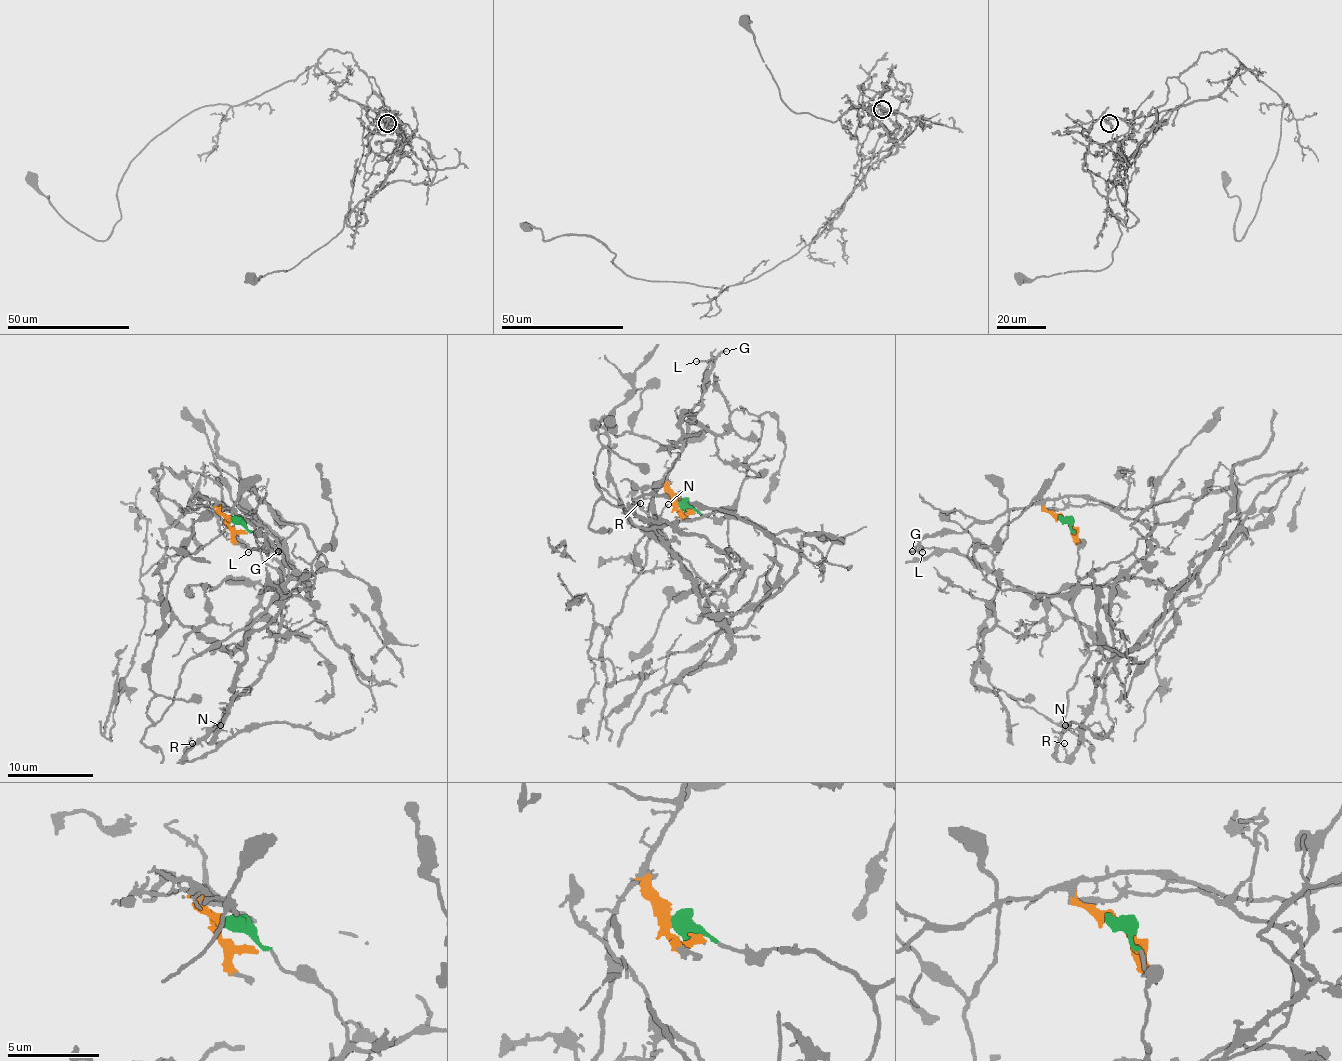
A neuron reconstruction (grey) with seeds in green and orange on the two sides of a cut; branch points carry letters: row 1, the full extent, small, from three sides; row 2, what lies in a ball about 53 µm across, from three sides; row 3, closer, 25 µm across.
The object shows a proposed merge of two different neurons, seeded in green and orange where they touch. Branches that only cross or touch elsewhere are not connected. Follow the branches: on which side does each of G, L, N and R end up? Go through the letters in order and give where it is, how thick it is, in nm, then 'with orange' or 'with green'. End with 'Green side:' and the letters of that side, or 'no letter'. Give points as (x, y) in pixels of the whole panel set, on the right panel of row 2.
G: at (912, 551); 170 nm thick; with orange
L: at (922, 552); 110 nm thick; with orange
N: at (1065, 725); 130 nm thick; with green
R: at (1064, 743); 110 nm thick; with green
Green side: N, R

